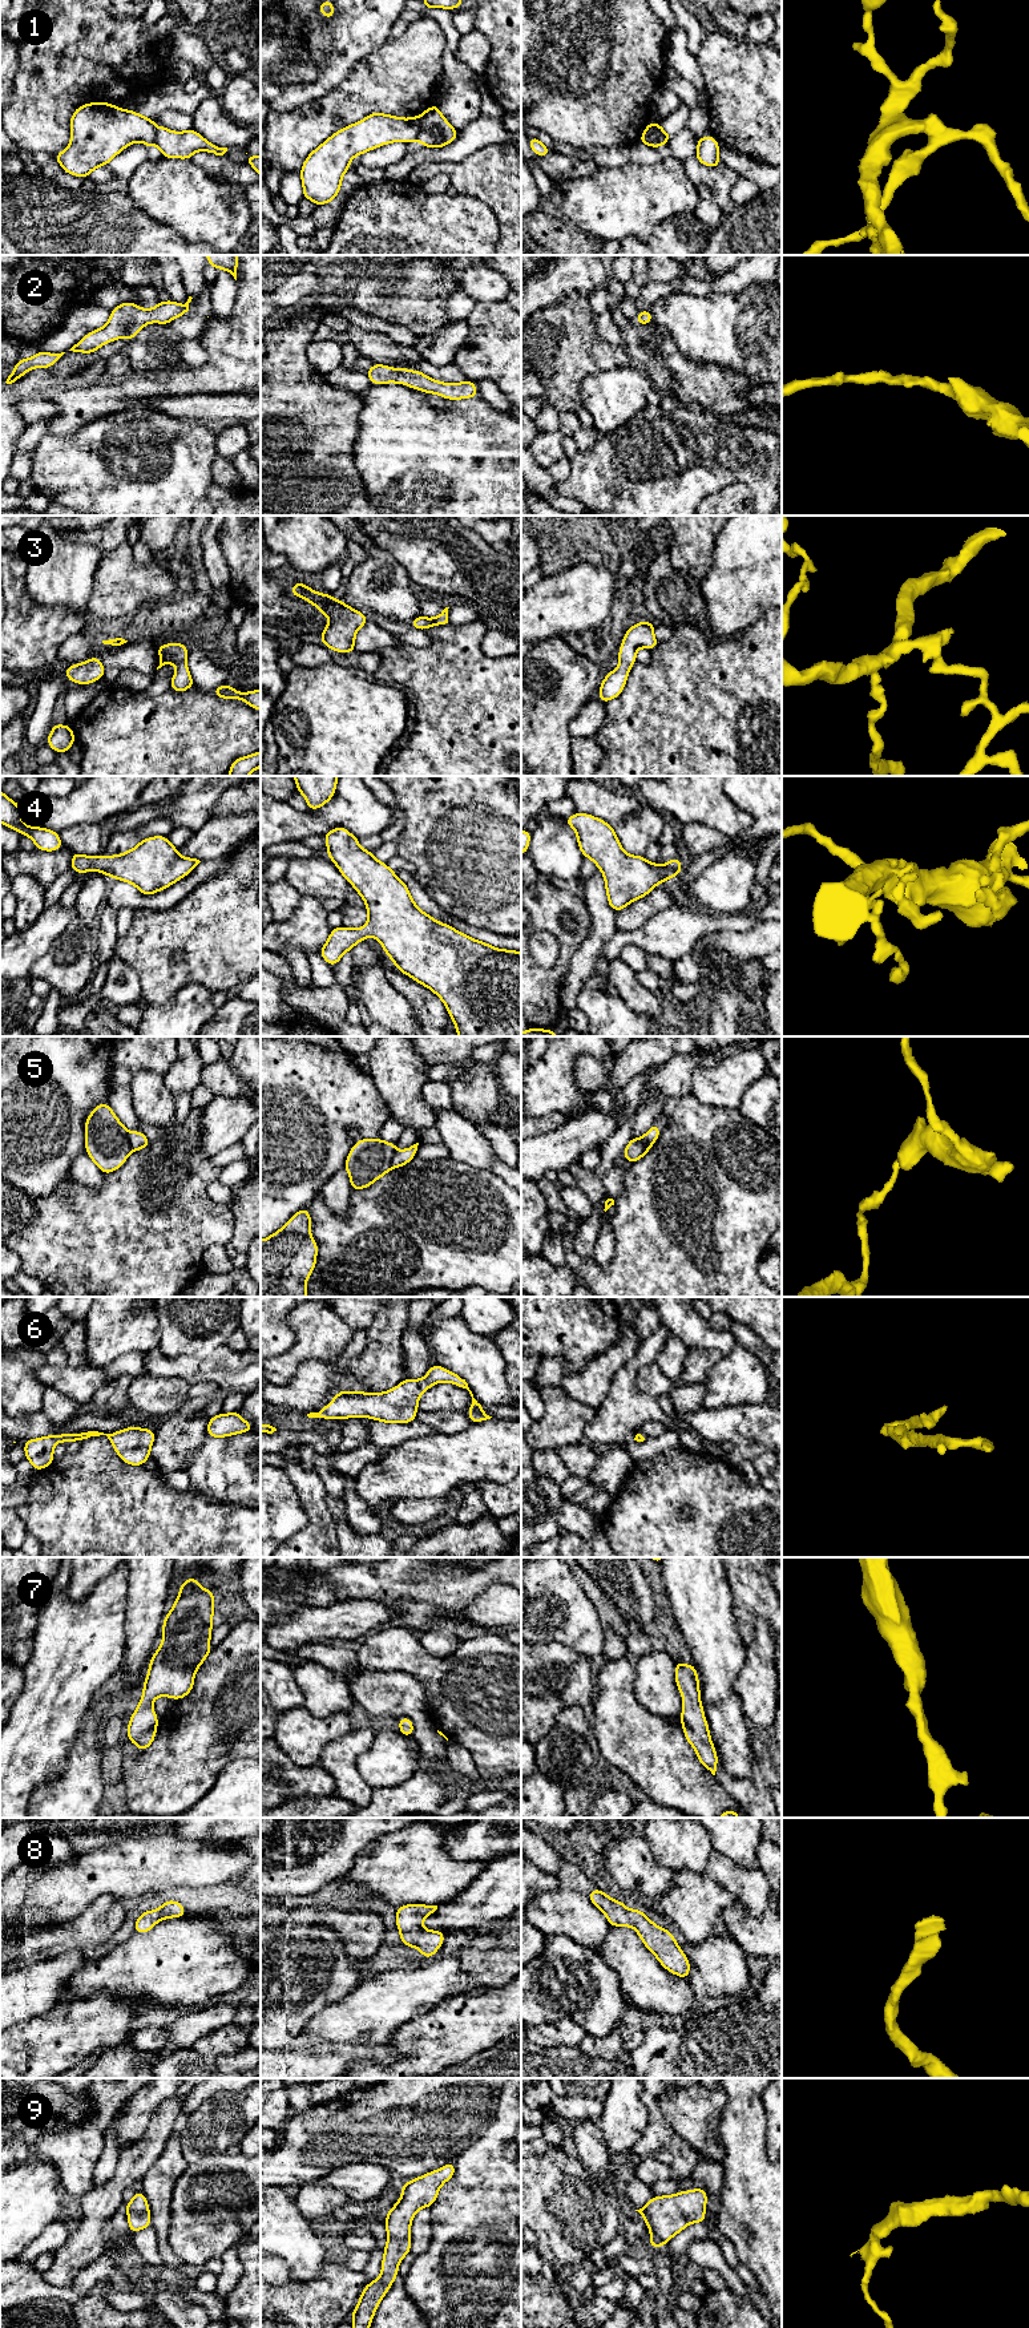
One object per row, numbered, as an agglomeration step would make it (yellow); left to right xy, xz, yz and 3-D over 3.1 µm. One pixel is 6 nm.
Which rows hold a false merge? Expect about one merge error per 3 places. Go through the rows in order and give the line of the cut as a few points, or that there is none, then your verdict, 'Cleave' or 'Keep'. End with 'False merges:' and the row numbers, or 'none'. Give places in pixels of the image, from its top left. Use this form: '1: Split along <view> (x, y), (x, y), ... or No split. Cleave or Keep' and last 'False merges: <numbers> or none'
1: Split along yz (644, 130), (644, 134), (650, 141), (654, 144), (660, 142). Cleave
2: No split. Keep
3: No split. Keep
4: No split. Keep
5: Split along xy (128, 1132), (128, 1140), (133, 1150). Cleave
6: No split. Keep
7: No split. Keep
8: No split. Keep
9: No split. Keep
False merges: 1, 5

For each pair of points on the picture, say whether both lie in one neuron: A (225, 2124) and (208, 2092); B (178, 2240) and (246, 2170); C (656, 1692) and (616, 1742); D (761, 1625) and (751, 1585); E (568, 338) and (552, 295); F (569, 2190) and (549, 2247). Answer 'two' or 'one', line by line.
A: two
B: one
C: two
D: two
E: two
F: one

